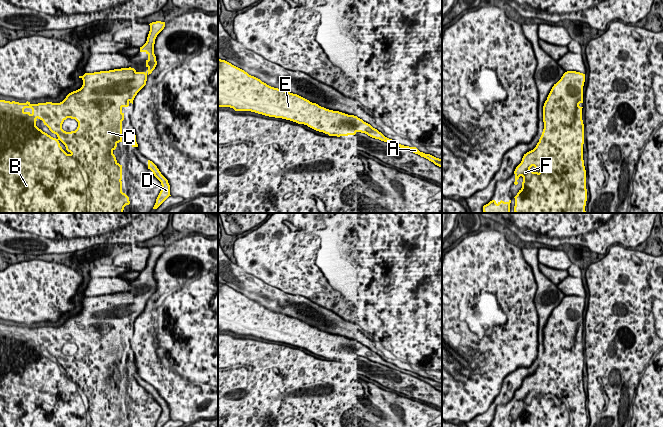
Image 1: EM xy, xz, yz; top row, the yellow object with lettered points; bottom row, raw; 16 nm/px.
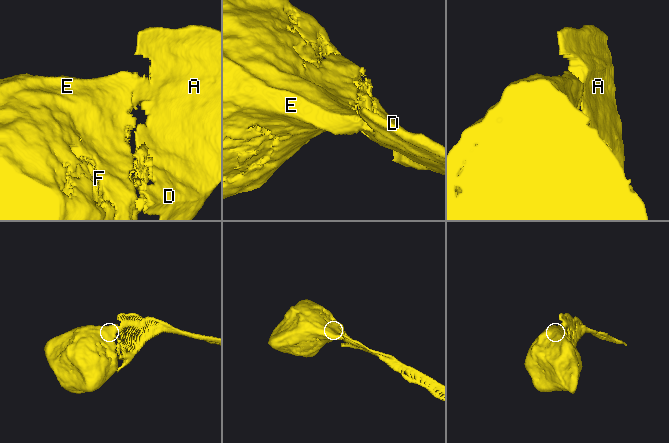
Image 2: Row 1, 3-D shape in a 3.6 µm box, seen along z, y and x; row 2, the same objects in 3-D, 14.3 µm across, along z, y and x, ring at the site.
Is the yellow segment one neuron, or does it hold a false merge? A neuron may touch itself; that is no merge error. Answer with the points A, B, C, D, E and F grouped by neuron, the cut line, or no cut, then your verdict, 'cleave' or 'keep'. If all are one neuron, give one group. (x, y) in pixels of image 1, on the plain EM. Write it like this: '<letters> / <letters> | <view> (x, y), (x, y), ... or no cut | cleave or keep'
A D / B C E F | xy (83, 299), (97, 299), (102, 307), (125, 319), (129, 324) | cleave

